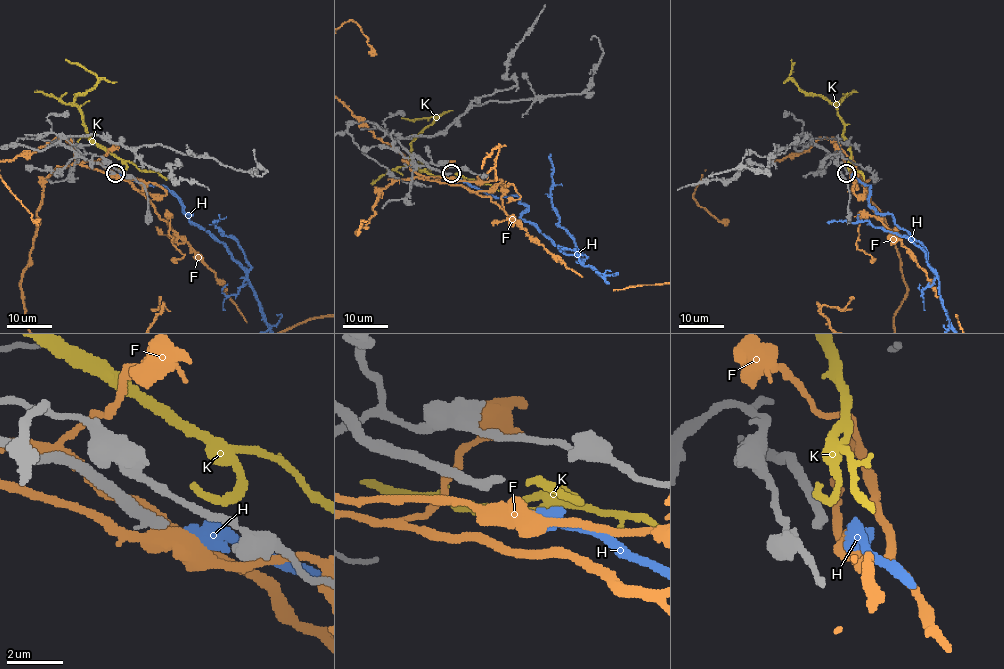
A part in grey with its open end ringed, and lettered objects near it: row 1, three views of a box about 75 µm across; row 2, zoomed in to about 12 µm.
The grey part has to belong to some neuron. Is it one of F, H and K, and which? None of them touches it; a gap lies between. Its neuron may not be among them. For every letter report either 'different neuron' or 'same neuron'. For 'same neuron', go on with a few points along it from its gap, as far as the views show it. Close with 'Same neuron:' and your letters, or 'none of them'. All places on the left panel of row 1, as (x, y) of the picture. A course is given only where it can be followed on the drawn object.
F: different neuron
H: different neuron
K: different neuron
Same neuron: none of them

